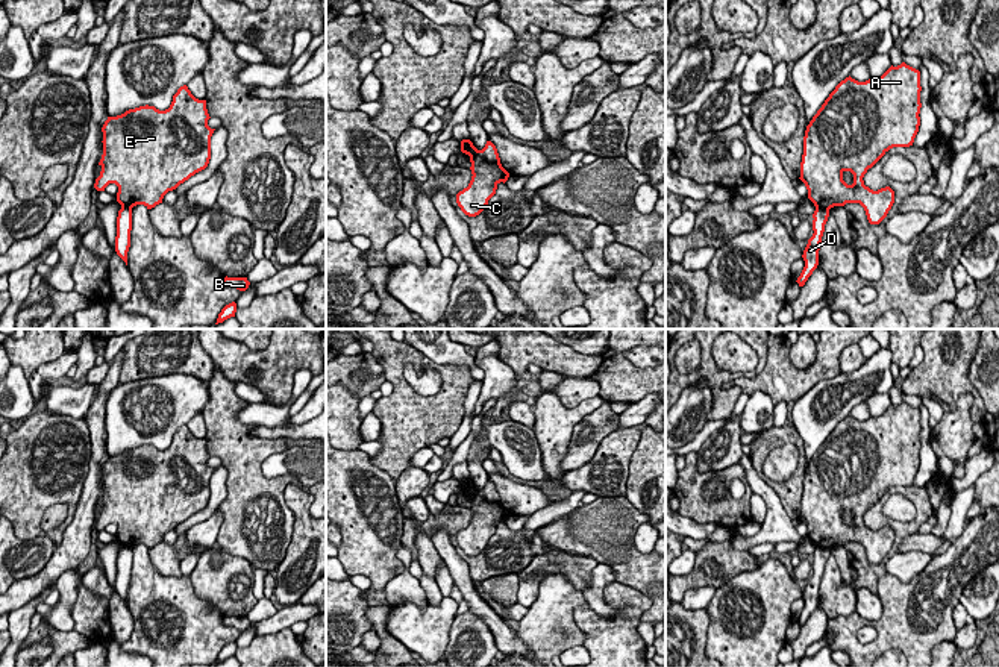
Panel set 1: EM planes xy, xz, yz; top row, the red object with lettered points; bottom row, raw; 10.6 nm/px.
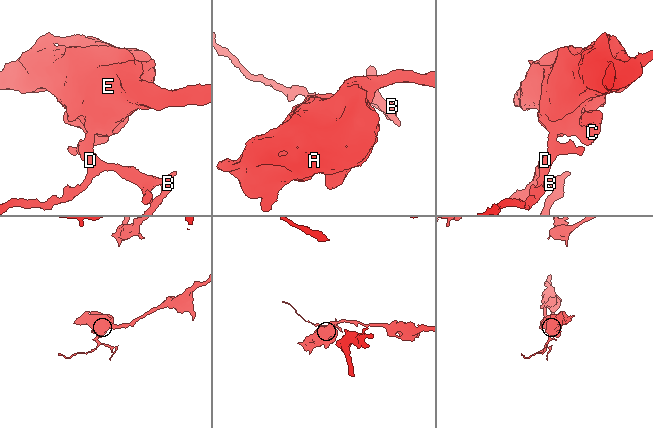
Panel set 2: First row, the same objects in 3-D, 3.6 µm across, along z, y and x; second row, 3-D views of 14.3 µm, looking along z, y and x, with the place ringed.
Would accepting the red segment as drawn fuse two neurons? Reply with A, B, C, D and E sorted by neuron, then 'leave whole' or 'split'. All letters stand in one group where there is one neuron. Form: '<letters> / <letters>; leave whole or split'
A C E / B D; split

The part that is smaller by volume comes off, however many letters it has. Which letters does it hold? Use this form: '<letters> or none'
B, D

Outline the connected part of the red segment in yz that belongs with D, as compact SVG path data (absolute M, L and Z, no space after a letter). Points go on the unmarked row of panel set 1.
M816 547L814 553L813 553L813 576L808 579L808 584L803 590L803 600L805 600L805 606L800 612L800 615L797 617L797 623L799 626L803 626L805 622L808 620L808 617L813 614L813 611L817 608L819 605L819 590L820 590L820 582L822 582L822 576L825 571L825 564L828 561L829 556L829 550L823 549L823 547Z

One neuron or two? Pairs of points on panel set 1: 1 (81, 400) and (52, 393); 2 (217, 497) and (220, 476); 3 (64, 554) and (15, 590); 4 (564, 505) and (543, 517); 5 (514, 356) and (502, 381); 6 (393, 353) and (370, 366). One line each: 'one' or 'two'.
1: one
2: one
3: one
4: one
5: two
6: two

